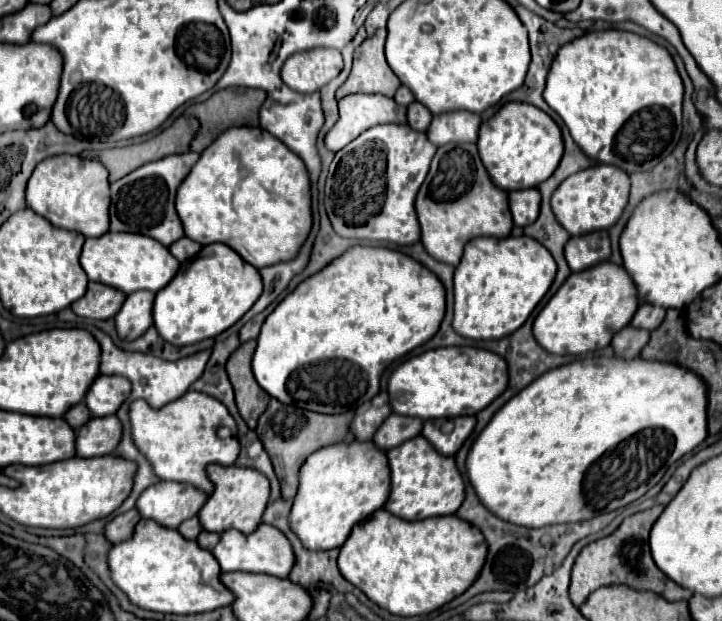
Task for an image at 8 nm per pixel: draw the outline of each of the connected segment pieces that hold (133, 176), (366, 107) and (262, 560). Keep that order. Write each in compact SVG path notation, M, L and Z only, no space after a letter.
M181 153L167 155L159 161L151 161L131 171L123 179L111 183L111 231L129 231L141 233L157 239L165 247L181 239L183 225L175 211L175 195L183 179L189 175L191 167L197 163L199 153Z
M353 93L339 101L339 121L335 127L325 135L325 145L331 151L339 151L341 147L349 145L355 137L363 131L381 125L381 123L395 123L397 121L399 105L395 99L377 95L377 93Z
M261 523L259 529L249 535L237 531L237 529L227 529L225 533L221 533L221 541L213 549L213 555L219 561L223 571L269 573L275 577L287 577L295 563L295 555L293 555L293 547L291 547L289 539L277 527L271 527L267 523Z

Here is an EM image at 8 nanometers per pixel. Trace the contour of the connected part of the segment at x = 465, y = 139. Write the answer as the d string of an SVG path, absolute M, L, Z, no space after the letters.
M447 111L433 117L427 137L437 147L447 143L475 143L481 117L471 111Z

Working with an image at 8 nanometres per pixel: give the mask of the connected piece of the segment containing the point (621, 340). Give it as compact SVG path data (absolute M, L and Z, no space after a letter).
M623 327L623 331L619 331L615 335L615 339L611 341L615 355L619 357L639 357L641 349L645 347L645 343L649 341L651 331L647 329L639 329L639 327Z

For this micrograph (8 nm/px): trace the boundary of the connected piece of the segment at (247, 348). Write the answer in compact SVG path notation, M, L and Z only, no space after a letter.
M255 339L241 343L239 349L227 361L227 373L235 389L235 401L249 429L255 429L259 415L267 409L271 399L271 397L265 399L265 391L259 387L251 371L251 359L253 359L255 347L257 347Z

